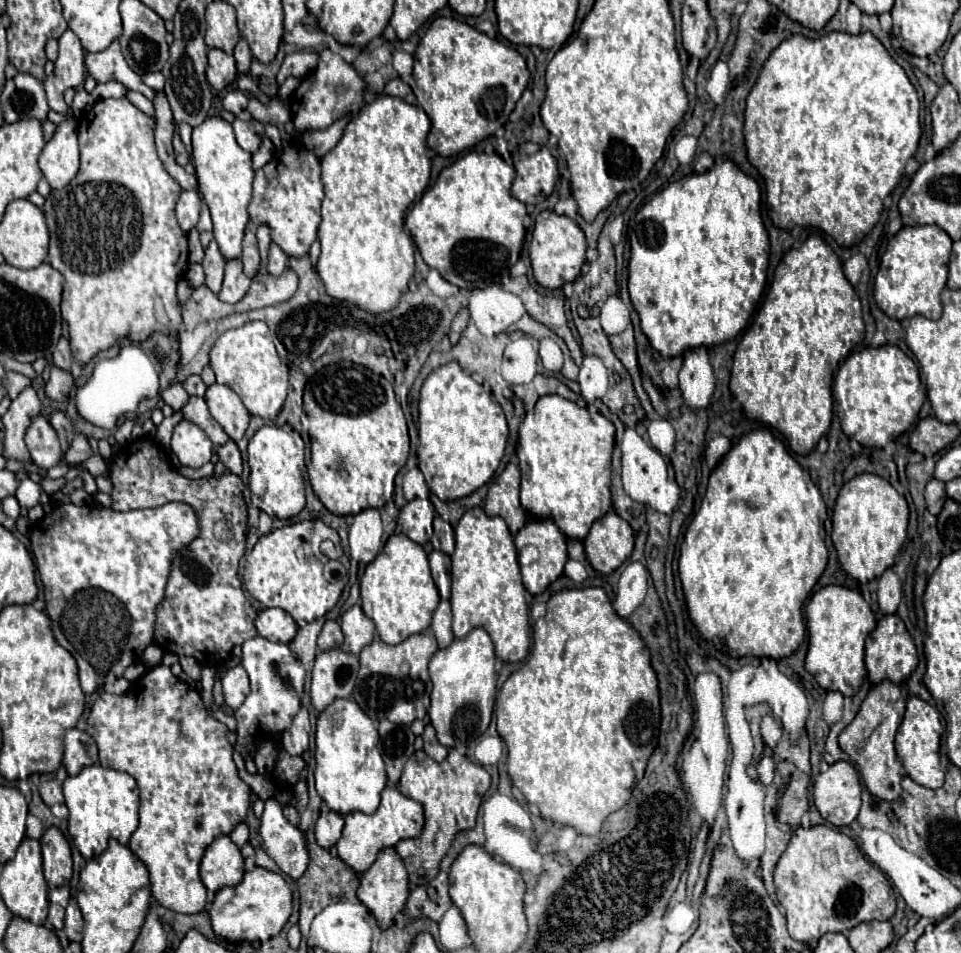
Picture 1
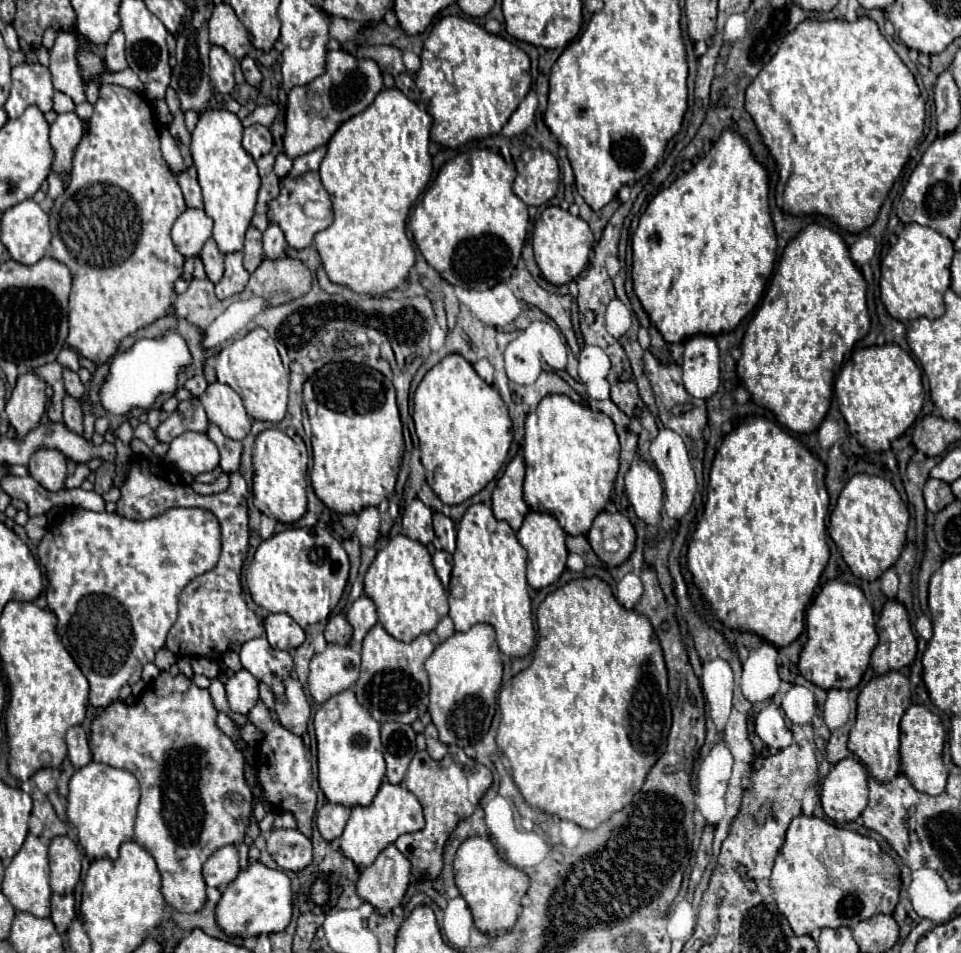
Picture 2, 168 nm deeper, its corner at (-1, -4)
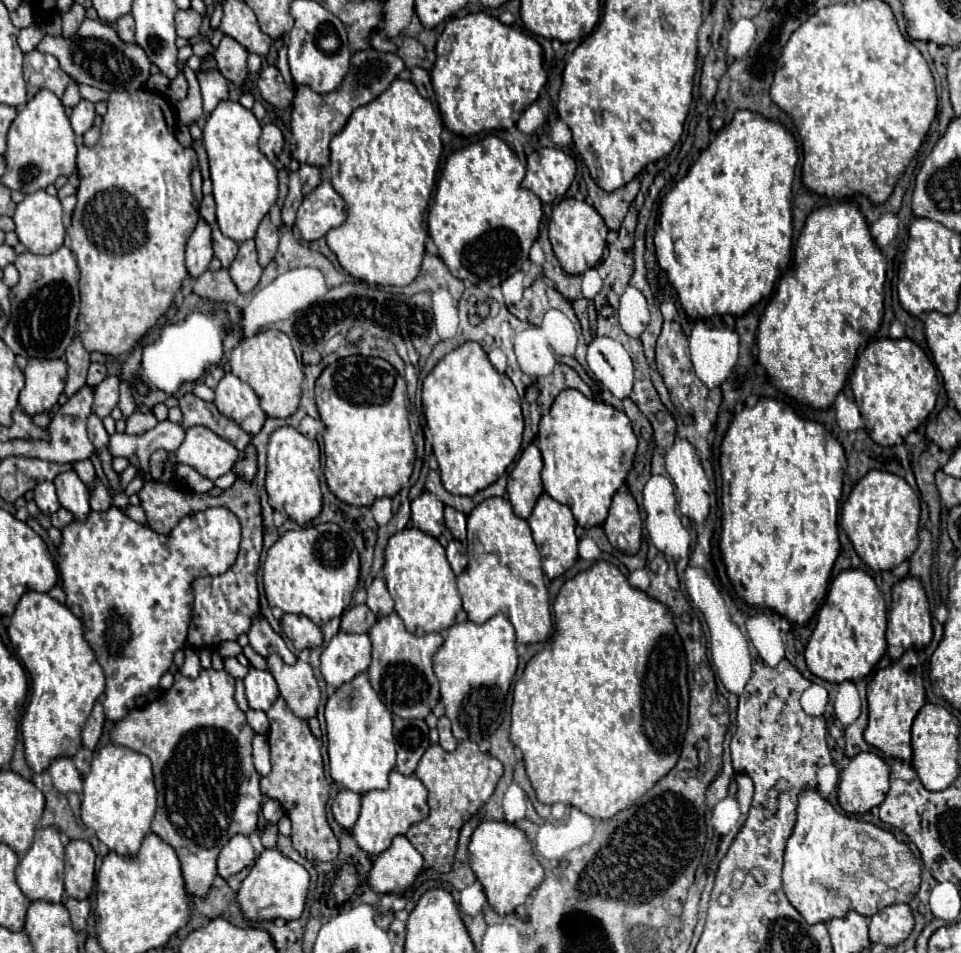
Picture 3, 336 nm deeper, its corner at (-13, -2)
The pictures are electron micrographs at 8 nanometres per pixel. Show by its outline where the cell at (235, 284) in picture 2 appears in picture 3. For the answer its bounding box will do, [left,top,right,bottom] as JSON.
[229,240,263,292]

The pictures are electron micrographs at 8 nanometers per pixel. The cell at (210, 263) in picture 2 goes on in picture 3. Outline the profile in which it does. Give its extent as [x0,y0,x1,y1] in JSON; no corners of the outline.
[213,226,239,270]

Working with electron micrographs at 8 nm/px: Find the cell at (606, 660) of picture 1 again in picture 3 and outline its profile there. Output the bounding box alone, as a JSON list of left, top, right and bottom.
[511,562,689,820]

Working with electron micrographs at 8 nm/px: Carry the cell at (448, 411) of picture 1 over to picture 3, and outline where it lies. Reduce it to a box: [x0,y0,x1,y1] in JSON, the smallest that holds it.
[423,342,523,496]

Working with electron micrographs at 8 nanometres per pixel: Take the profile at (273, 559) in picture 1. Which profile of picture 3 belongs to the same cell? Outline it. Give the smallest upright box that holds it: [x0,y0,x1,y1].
[263,524,360,626]

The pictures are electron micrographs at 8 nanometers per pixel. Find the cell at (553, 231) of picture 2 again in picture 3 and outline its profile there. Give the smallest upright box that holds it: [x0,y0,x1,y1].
[549,198,607,276]

